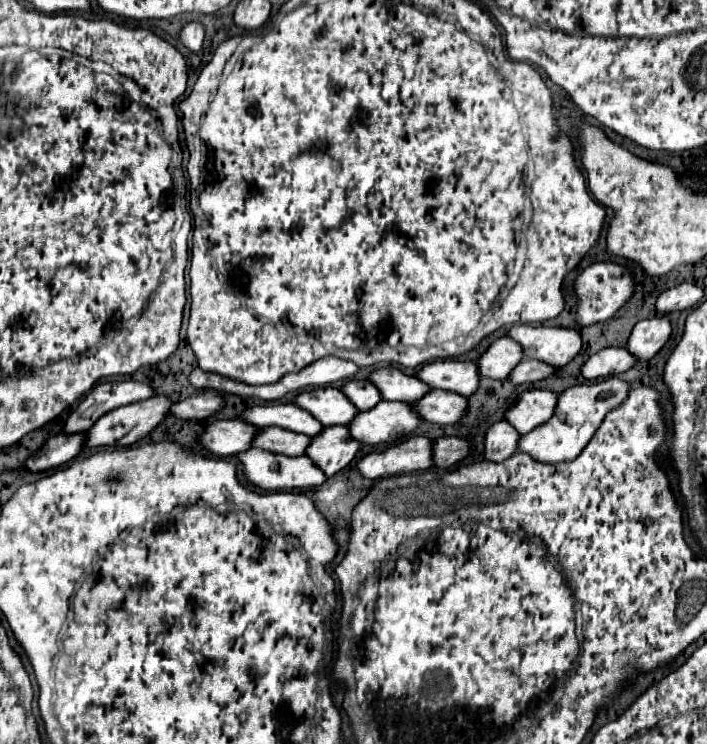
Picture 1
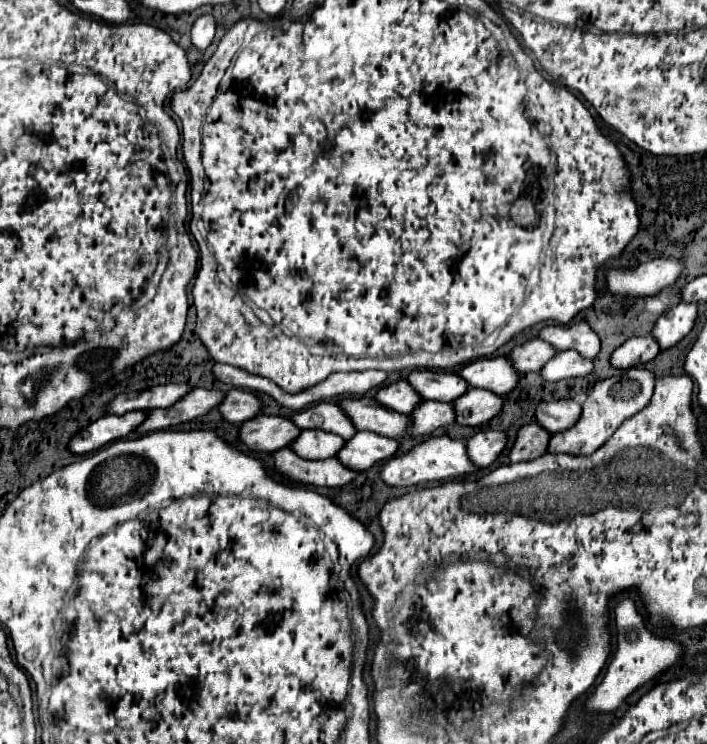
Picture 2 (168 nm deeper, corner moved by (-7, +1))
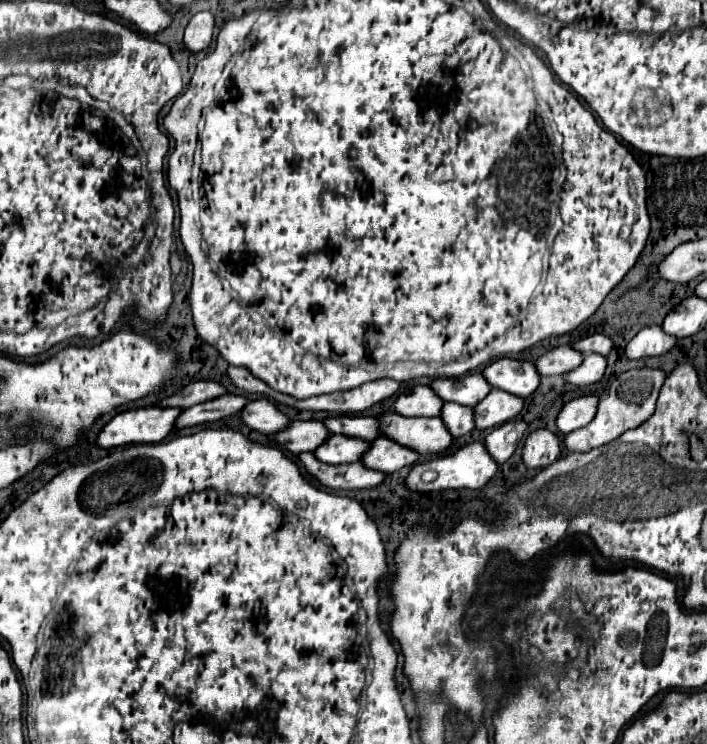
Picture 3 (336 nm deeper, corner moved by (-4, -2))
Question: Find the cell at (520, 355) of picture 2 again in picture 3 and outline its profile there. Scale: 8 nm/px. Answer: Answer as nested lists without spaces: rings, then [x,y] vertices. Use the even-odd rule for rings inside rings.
[[[557,346],[549,352],[545,352],[541,358],[535,360],[535,368],[541,376],[561,376],[573,368],[577,368],[583,360],[583,354],[569,348],[569,346]]]

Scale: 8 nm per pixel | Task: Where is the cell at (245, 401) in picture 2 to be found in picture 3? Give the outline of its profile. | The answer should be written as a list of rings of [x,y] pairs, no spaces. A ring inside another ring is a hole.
[[[267,398],[251,400],[239,412],[239,416],[251,430],[259,430],[263,434],[275,434],[289,424],[289,418],[285,414],[281,414],[277,410],[277,406]]]

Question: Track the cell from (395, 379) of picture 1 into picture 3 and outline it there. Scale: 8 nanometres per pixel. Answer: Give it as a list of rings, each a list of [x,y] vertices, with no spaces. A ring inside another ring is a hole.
[[[465,374],[461,378],[437,378],[431,382],[433,392],[443,402],[457,402],[461,406],[473,406],[489,394],[491,386],[481,374]]]

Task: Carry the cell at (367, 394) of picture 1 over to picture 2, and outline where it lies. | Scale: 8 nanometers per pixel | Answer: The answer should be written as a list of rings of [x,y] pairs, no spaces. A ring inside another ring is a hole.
[[[396,381],[396,383],[382,387],[376,393],[376,399],[384,407],[390,407],[392,411],[398,411],[398,413],[404,413],[404,415],[410,415],[424,401],[420,397],[420,393],[408,381]]]

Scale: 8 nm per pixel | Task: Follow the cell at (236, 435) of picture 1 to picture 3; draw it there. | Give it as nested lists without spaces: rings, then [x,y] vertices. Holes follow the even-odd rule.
[[[291,422],[285,430],[271,434],[273,442],[281,448],[287,446],[291,454],[299,452],[313,452],[325,438],[329,436],[323,422]]]

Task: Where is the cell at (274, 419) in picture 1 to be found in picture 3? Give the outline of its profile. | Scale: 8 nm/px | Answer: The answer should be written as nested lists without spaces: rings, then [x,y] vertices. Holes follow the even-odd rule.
[[[329,416],[323,420],[323,424],[331,434],[343,434],[361,440],[375,440],[379,436],[377,418],[369,416]]]

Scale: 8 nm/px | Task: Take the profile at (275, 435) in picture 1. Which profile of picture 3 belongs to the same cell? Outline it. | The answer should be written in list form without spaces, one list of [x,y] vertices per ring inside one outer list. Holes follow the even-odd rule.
[[[329,436],[325,440],[325,444],[321,444],[313,456],[317,456],[317,460],[327,462],[327,464],[343,464],[343,462],[357,462],[361,460],[361,456],[367,452],[369,442],[365,440],[357,440],[357,438],[349,438],[349,436]]]

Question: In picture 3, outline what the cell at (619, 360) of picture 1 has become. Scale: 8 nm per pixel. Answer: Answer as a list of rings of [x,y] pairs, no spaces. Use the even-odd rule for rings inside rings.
[[[647,326],[643,328],[629,344],[625,346],[625,358],[639,360],[645,356],[663,356],[675,346],[677,338],[665,334],[661,326]]]

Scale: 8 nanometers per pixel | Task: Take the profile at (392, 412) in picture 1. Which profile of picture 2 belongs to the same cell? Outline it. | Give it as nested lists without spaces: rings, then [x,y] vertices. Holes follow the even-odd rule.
[[[424,401],[416,407],[416,413],[412,417],[412,427],[410,435],[430,435],[438,427],[450,425],[456,421],[456,411],[452,403],[442,403],[442,401]]]

